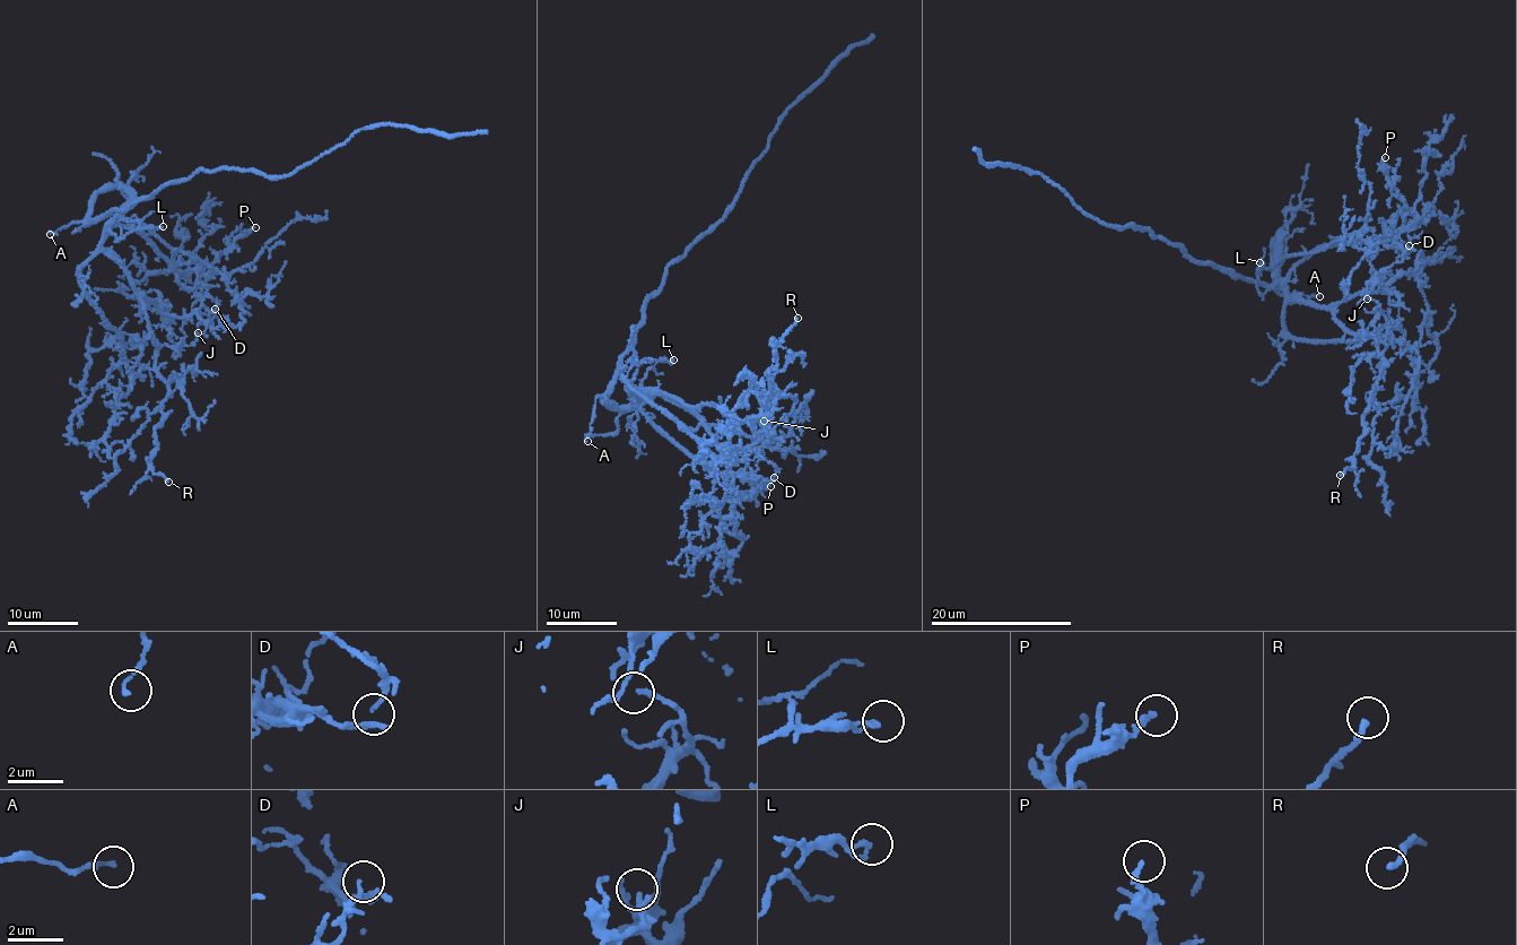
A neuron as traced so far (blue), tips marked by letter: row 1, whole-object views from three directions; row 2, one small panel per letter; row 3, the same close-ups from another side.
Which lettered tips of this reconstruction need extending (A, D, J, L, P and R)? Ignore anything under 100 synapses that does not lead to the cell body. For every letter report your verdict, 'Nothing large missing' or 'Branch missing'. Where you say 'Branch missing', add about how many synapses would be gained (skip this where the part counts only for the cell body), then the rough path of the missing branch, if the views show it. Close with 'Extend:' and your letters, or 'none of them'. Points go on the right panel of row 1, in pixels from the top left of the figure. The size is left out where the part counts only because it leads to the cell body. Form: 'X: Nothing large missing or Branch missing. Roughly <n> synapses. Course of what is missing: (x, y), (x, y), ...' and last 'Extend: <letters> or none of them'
A: Nothing large missing
D: Nothing large missing
J: Nothing large missing
L: Nothing large missing
P: Nothing large missing
R: Nothing large missing
Extend: none of them

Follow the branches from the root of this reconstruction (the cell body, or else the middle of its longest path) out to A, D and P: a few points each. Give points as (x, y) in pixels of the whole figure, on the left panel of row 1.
A: (104, 214), (93, 223), (71, 223), (50, 234)
D: (104, 214), (90, 217), (98, 192), (129, 197), (102, 246), (162, 314), (215, 309)
P: (104, 214), (92, 219), (90, 200), (127, 193), (131, 206), (109, 226), (137, 230), (177, 274), (255, 227)

